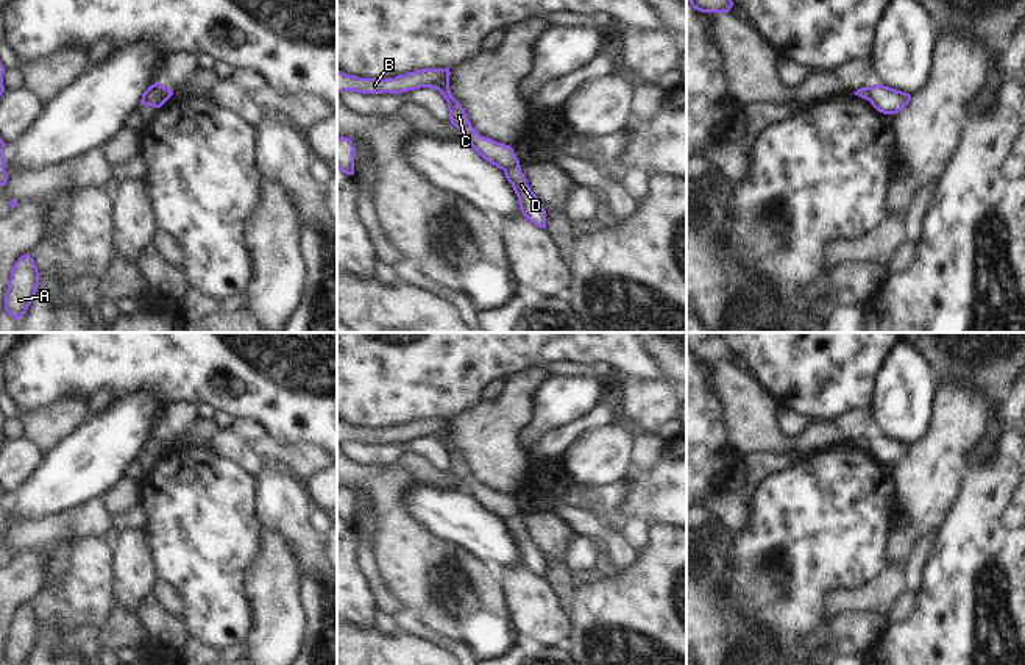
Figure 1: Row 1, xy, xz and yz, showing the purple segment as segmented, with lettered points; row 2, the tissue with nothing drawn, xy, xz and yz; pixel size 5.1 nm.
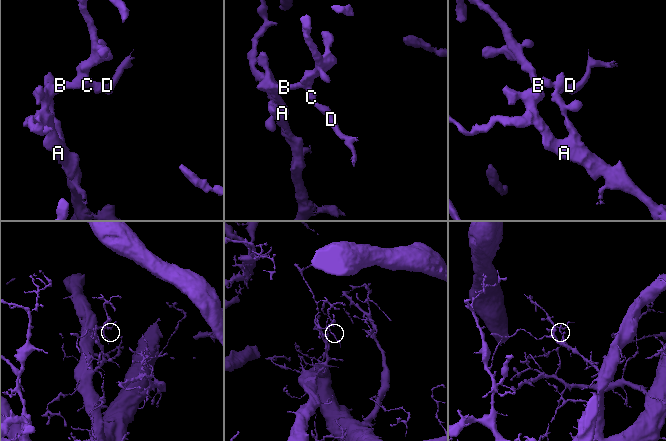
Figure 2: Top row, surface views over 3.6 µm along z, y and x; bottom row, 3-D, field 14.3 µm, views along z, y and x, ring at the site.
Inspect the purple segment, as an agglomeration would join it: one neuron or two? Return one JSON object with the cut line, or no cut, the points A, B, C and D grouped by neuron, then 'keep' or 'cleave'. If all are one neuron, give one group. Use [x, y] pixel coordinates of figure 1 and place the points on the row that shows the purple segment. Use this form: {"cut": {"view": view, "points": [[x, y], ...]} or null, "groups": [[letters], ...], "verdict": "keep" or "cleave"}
{"cut": {"view": "xz", "points": [[518, 164], [504, 170]]}, "groups": [["A", "B", "C"], ["D"]], "verdict": "cleave"}

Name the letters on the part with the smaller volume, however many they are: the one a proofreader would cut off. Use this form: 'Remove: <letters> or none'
Remove: D

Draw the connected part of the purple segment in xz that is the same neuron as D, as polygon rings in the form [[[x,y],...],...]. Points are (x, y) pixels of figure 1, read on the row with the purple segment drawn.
[[[521,165],[504,170],[507,181],[512,184],[523,215],[538,228],[546,228],[546,211],[537,195],[530,190]]]

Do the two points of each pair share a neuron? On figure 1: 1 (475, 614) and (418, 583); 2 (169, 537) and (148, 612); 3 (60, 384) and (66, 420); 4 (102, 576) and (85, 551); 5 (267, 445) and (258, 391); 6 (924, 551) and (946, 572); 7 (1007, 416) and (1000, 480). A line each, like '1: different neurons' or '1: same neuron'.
1: same neuron
2: different neurons
3: different neurons
4: same neuron
5: different neurons
6: different neurons
7: different neurons

